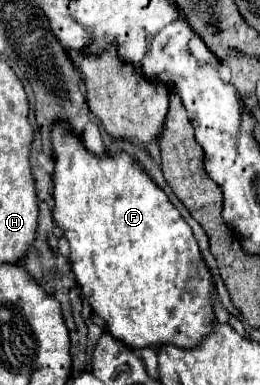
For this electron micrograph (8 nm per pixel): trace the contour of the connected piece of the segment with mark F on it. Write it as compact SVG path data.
M51 125L51 143L53 143L53 153L55 153L55 169L53 169L53 219L57 223L57 227L63 231L63 237L69 243L69 259L71 259L71 267L73 273L77 277L77 283L81 285L83 297L87 299L87 303L91 305L93 313L99 315L109 333L131 345L131 347L159 347L159 345L177 345L177 347L193 347L197 345L197 341L201 341L209 331L211 331L211 321L213 311L211 311L211 301L209 301L209 293L213 287L211 281L211 273L207 263L203 261L201 253L199 253L199 245L193 237L191 227L183 221L181 213L175 209L175 205L169 201L169 197L163 193L163 189L159 185L155 185L151 181L151 177L147 175L147 171L141 167L141 163L137 163L129 153L125 151L117 151L117 153L105 153L105 155L93 155L89 149L85 149L81 137L71 137L71 133L67 133L67 125Z

